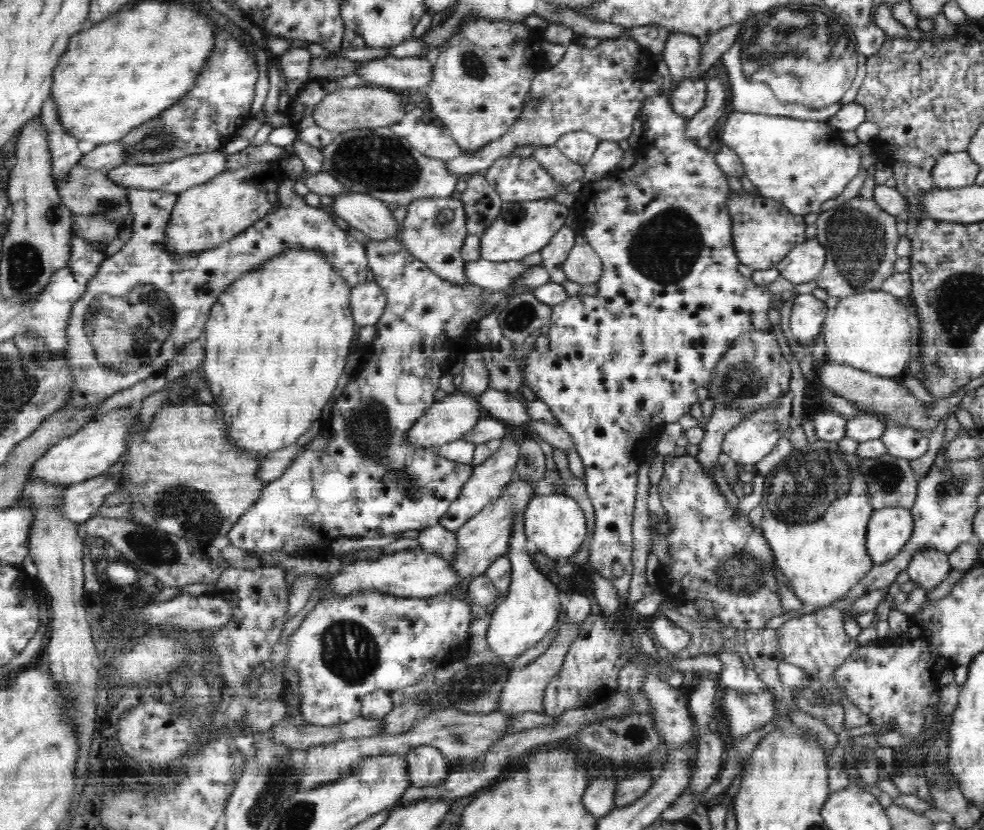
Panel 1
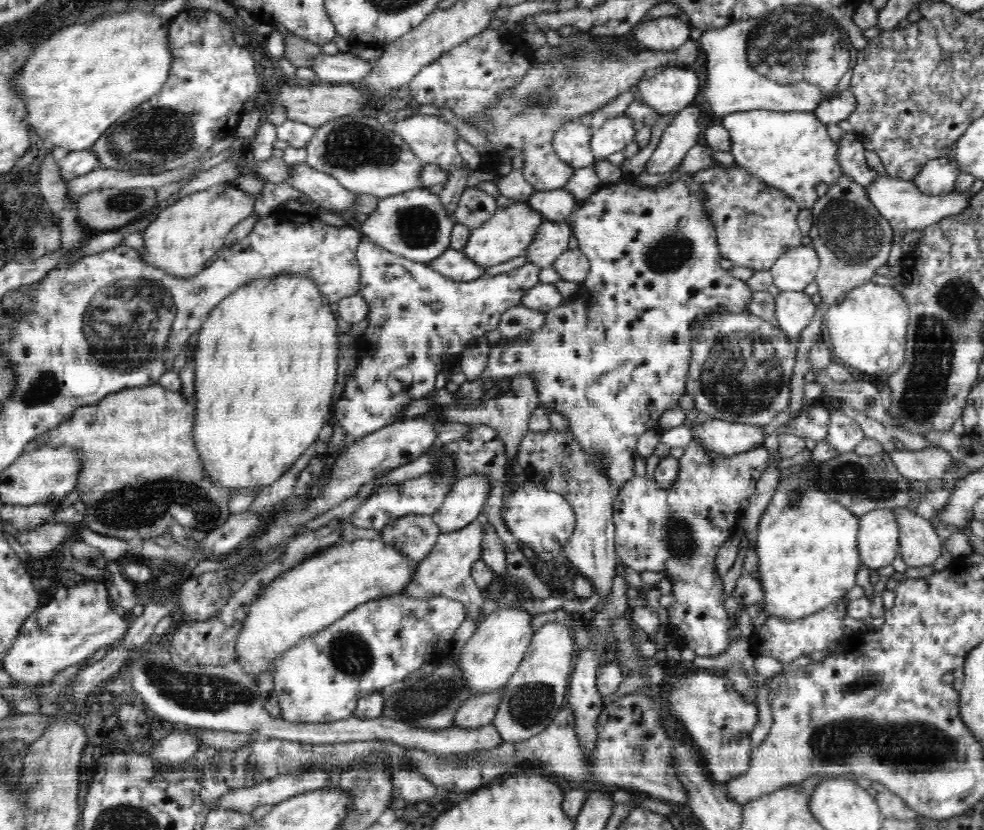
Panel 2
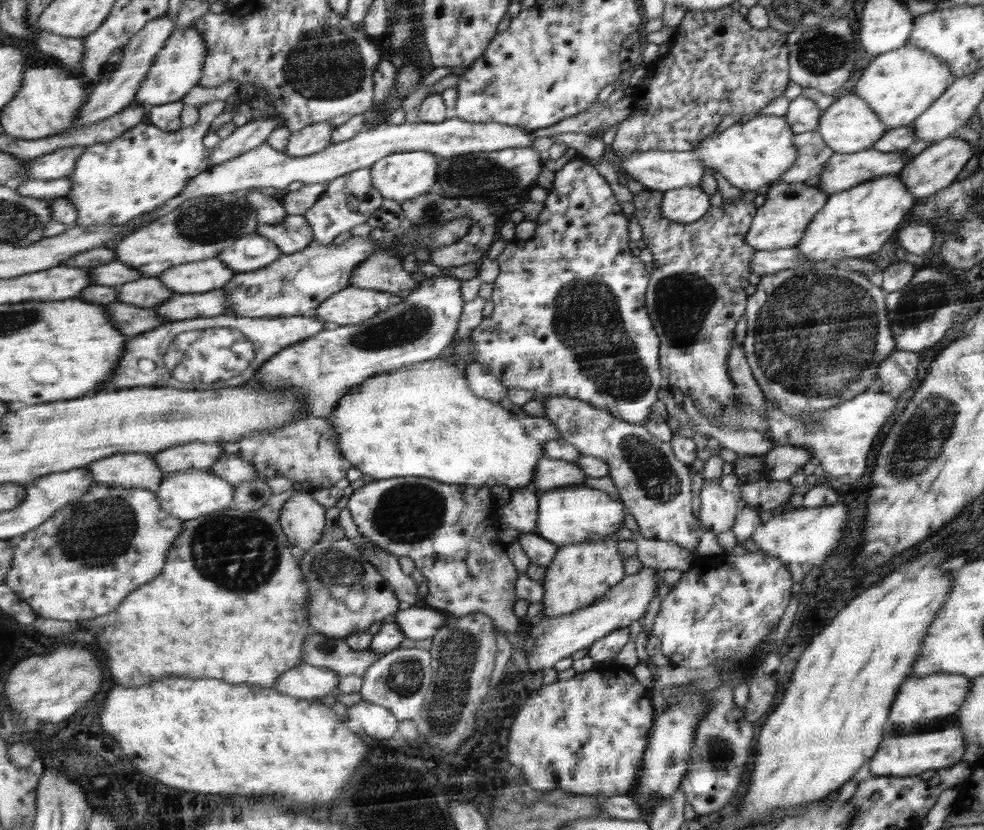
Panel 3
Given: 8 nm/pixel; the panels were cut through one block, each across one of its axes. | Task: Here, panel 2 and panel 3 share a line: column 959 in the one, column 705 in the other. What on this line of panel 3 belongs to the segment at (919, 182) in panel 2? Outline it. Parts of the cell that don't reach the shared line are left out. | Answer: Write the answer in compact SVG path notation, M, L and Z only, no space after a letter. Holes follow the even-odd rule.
M648 150L648 152L636 152L628 158L620 158L620 165L638 183L645 188L662 190L667 192L684 187L700 187L704 174L708 172L704 168L702 159L698 159L692 151L668 151Z

